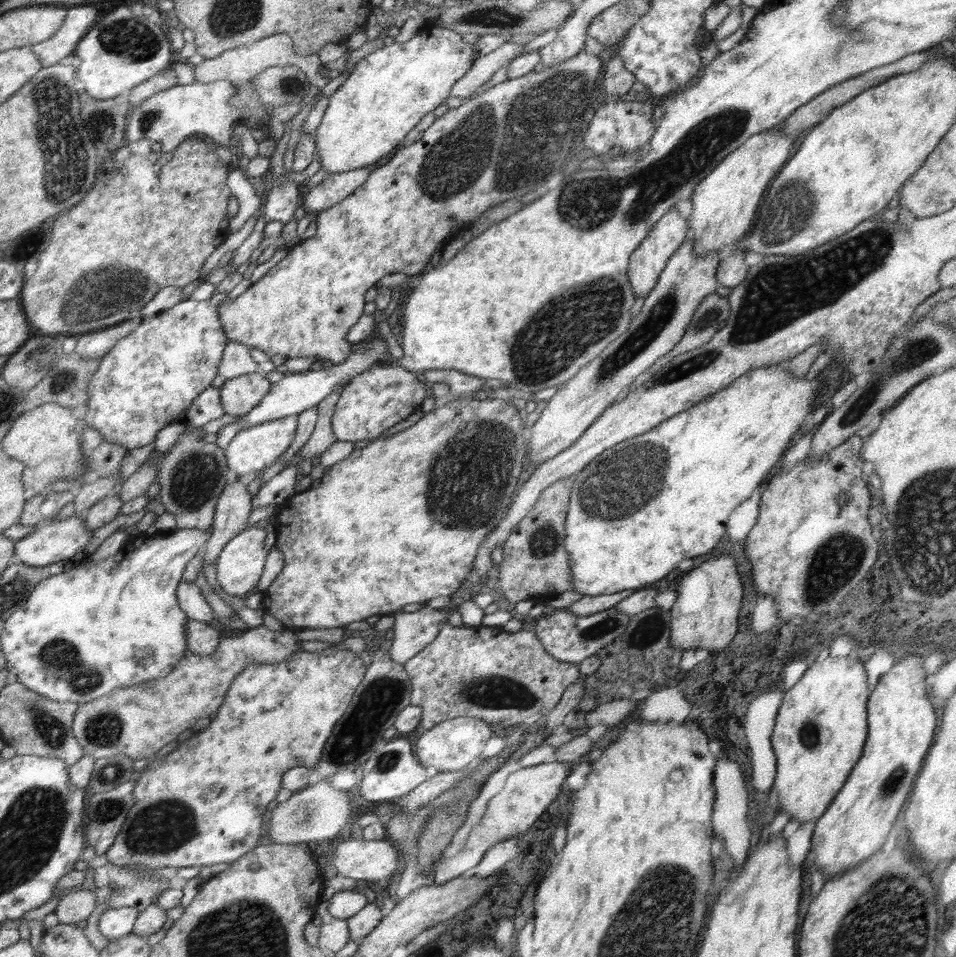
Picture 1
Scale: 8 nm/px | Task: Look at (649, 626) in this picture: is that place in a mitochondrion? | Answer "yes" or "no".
yes

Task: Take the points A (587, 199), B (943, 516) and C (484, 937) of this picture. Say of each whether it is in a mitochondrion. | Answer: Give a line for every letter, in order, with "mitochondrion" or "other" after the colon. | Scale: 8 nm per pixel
A: mitochondrion
B: mitochondrion
C: other

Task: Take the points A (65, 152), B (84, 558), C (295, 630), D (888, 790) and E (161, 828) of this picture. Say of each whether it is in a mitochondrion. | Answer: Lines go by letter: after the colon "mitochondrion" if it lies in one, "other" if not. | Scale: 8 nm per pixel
A: mitochondrion
B: other
C: other
D: mitochondrion
E: mitochondrion

